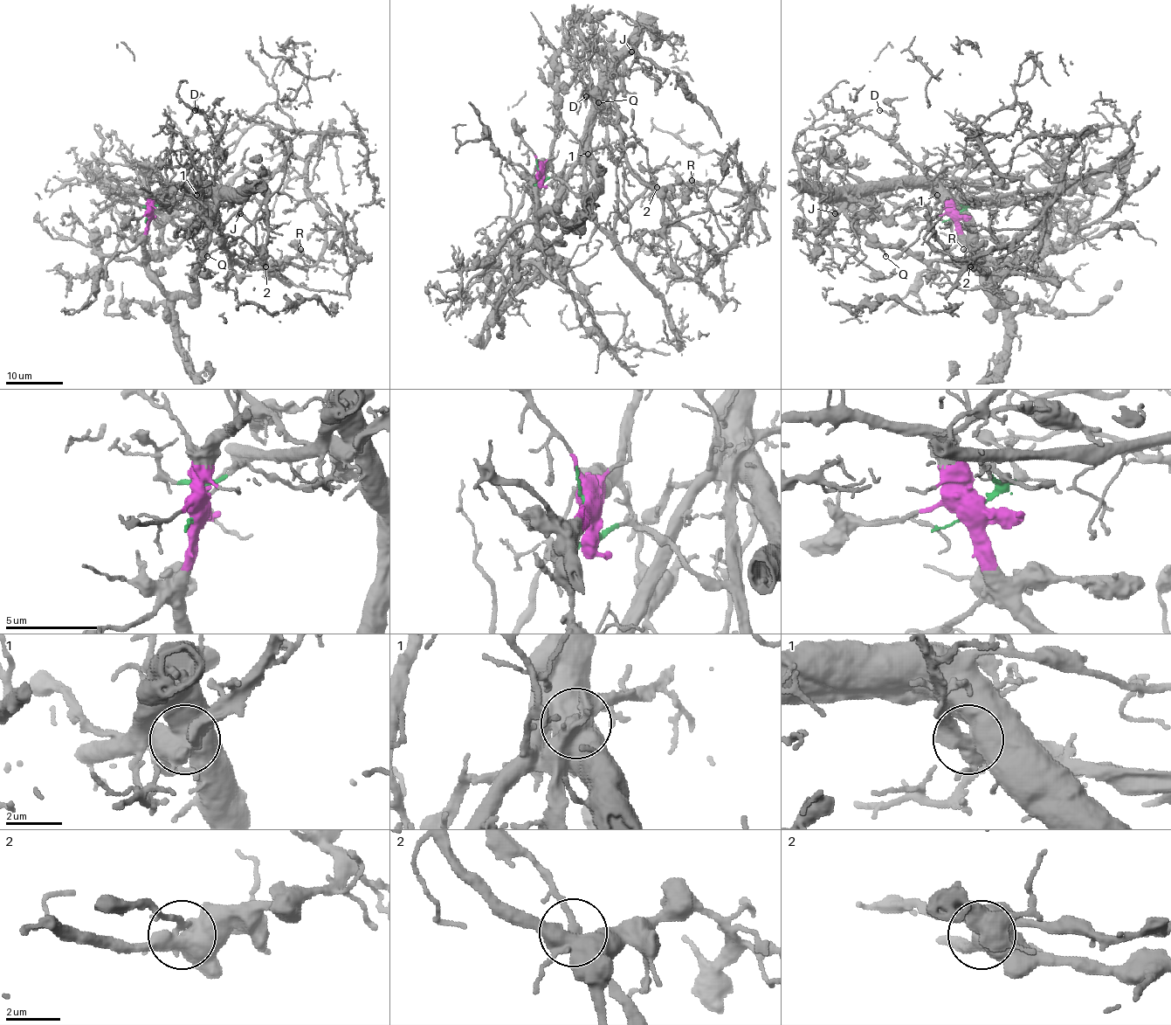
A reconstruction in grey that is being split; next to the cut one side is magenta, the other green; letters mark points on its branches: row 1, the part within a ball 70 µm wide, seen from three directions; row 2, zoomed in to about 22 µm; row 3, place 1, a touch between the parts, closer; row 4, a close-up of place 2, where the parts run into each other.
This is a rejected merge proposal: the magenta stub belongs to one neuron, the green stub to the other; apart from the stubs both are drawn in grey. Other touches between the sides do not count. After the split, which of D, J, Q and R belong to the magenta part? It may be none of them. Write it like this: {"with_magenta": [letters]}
{"with_magenta": ["J", "Q", "R"]}

